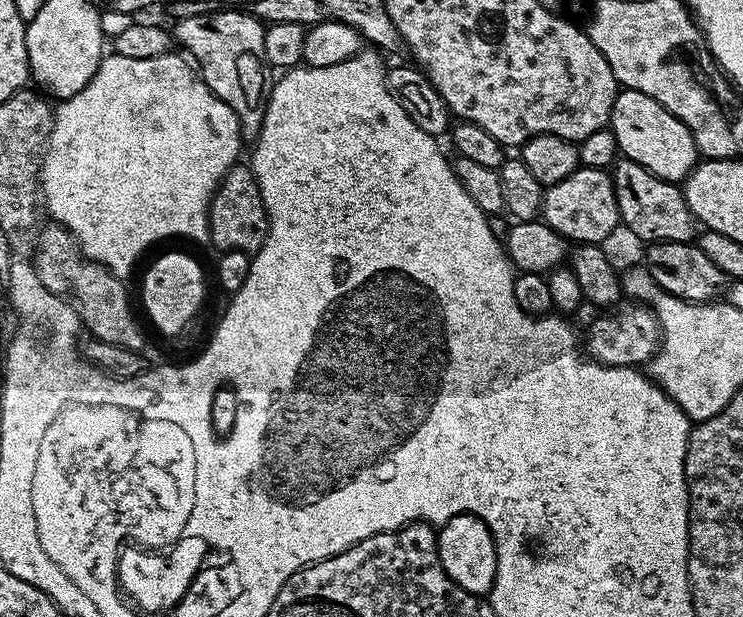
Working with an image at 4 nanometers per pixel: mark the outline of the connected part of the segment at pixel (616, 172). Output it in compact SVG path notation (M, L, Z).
M623 158L615 161L610 175L619 206L620 221L631 228L643 243L662 241L691 243L697 237L698 224L685 202L679 183L658 178L650 174L650 170L646 170L638 162Z

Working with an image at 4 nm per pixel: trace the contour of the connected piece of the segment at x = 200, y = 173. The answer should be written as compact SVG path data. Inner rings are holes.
M115 54L105 55L100 61L98 70L94 74L94 78L82 90L78 90L78 94L74 94L69 100L63 101L59 105L58 111L54 116L54 134L48 137L46 151L41 159L39 185L42 193L42 200L46 202L46 208L55 223L63 225L65 229L75 238L79 244L80 250L89 261L94 262L97 258L102 258L102 252L112 252L112 244L122 244L122 224L188 224L188 228L208 228L208 206L212 202L212 194L220 187L220 182L223 180L229 168L237 163L236 155L240 152L240 140L242 141L242 133L240 131L240 119L234 114L234 110L230 110L230 106L226 106L226 102L222 102L222 98L215 96L208 87L204 85L204 81L194 71L193 65L189 63L183 55L175 56L169 54L166 56L155 56L154 58L122 58Z

